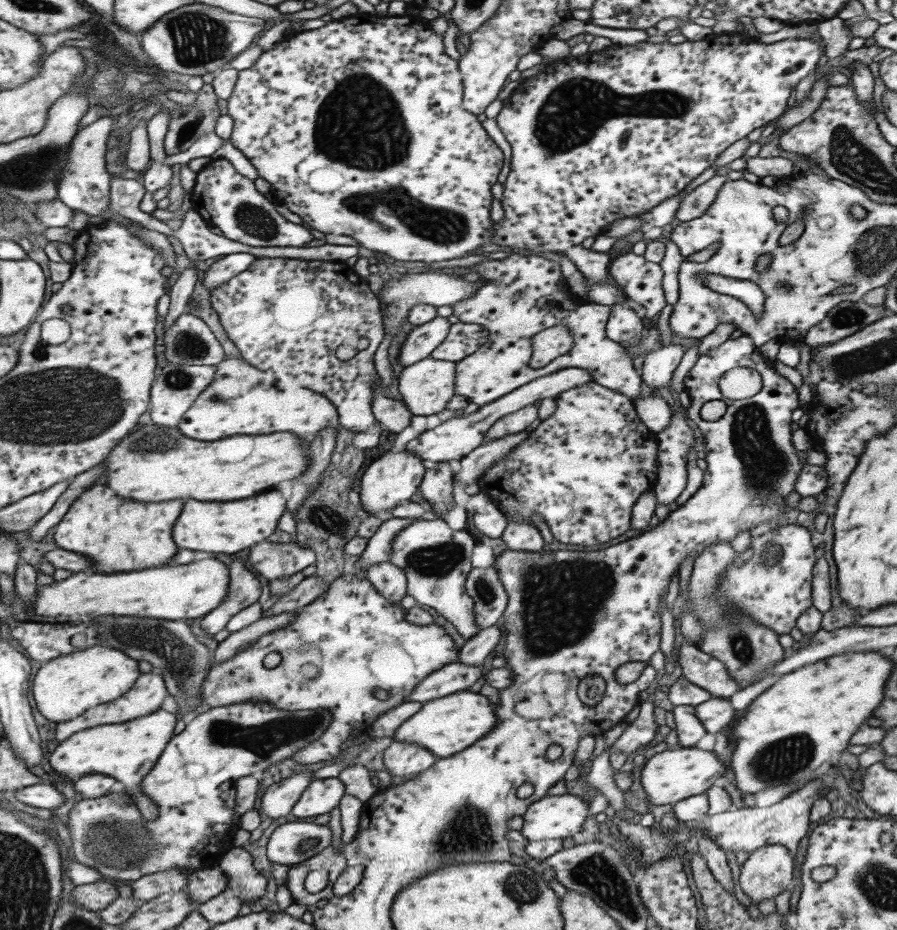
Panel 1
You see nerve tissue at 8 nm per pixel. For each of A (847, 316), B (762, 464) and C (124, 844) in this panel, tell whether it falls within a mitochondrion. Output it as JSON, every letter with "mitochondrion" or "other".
{"A":"mitochondrion","B":"mitochondrion","C":"mitochondrion"}

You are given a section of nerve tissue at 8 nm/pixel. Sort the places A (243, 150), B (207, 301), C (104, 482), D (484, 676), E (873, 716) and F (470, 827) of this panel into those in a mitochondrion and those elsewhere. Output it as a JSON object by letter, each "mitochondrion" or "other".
{"A":"other","B":"other","C":"other","D":"other","E":"other","F":"mitochondrion"}

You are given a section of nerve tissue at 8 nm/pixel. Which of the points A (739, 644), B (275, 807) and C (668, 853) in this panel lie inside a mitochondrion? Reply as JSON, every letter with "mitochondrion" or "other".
{"A":"mitochondrion","B":"other","C":"other"}

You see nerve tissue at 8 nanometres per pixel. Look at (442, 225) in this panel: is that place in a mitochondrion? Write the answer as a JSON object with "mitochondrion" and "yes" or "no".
{"mitochondrion":"yes"}

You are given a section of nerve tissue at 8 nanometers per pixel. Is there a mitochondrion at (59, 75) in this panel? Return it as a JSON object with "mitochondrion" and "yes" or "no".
{"mitochondrion":"no"}

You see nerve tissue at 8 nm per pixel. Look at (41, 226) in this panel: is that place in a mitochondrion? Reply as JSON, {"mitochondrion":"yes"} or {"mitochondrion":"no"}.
{"mitochondrion":"no"}

